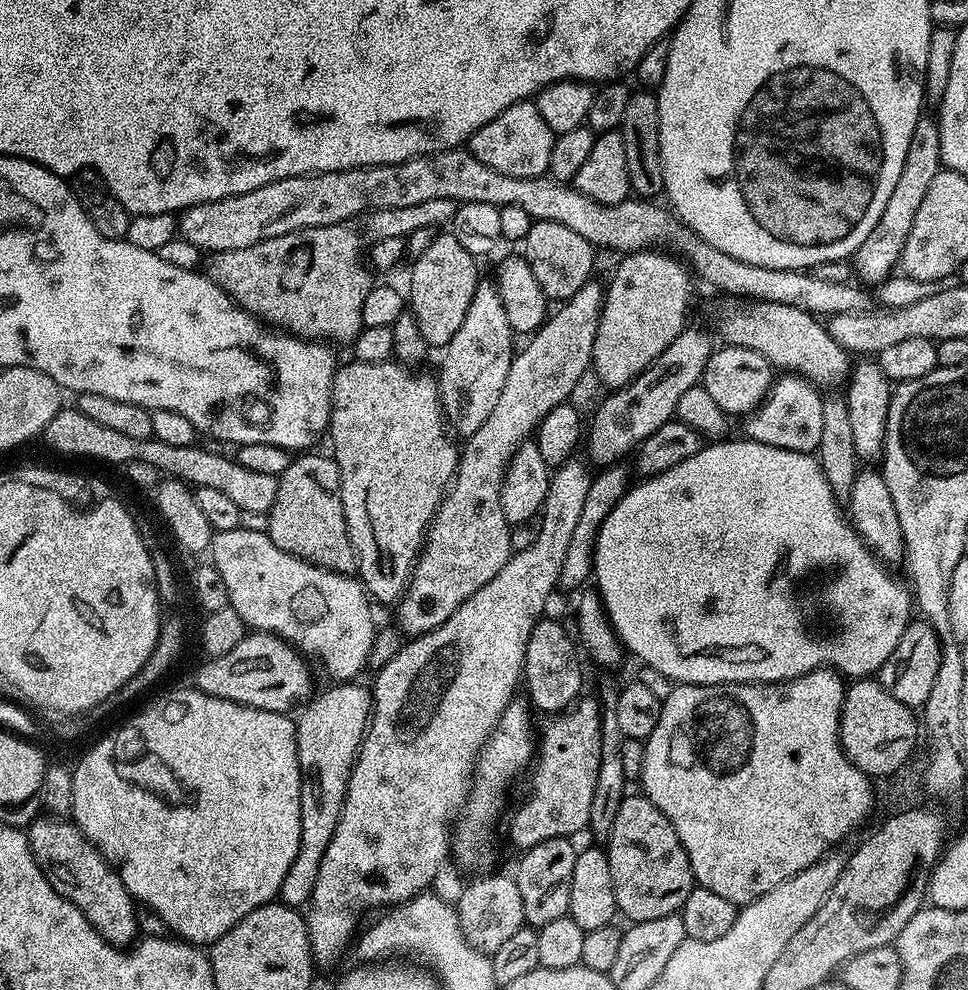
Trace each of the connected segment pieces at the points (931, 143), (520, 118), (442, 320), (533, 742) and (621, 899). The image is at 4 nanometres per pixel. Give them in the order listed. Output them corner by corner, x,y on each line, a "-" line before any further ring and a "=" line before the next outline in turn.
921,114
914,126
914,134
910,134
910,146
906,146
906,162
902,162
902,174
898,174
898,182
894,182
894,190
882,210
882,218
874,222
874,230
866,234
866,242
862,242
854,254
854,276
861,285
879,286
893,275
906,246
906,238
910,238
914,218
926,198
926,189
930,187
930,182
934,182
934,174
942,171
941,154
939,119
935,115
=
520,100
514,106
502,110
498,118
486,122
473,134
466,145
478,162
498,170
498,174
510,174
510,178
534,178
544,176
550,166
550,150
554,133
539,113
532,100
=
444,230
436,235
426,254
415,257
411,263
412,277
408,280
408,288
406,287
410,311
418,322
418,330
422,330
422,338
426,338
428,345
436,350
443,349
444,345
450,342
450,338
458,334
458,326
466,322
466,310
470,310
470,302
474,302
474,294
480,286
482,273
476,265
479,264
477,257
472,256
470,250
466,250
466,246
462,246
462,242
458,242
458,238
452,236
451,231
=
513,698
512,701
506,706
506,710
502,714
502,718
498,723
496,723
495,730
490,734
490,738
484,744
484,749
480,751
480,755
476,758
476,770
472,777
472,788
468,792
468,800
465,802
463,808
460,809
460,815
458,819
455,821
454,827
450,833
450,852
451,855
454,857
456,856
456,860
458,863
461,864
464,868
480,868
476,870
488,870
488,868
492,864
492,826
495,824
496,819
500,816
500,810
504,806
504,791
508,788
508,780
512,780
515,778
516,775
519,774
520,771
523,770
524,767
527,769
529,765
533,763
534,757
538,751
538,736
537,733
534,731
534,724
532,728
532,716
534,717
533,709
530,707
529,701
527,699
522,698
=
643,794
623,797
606,837
606,851
610,878
614,878
616,907
621,917
629,916
629,921
666,918
679,913
692,889
697,887
690,858
674,826
670,826
670,818

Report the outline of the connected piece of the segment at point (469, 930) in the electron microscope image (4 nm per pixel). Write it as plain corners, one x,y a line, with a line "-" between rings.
480,874
477,880
472,880
460,892
460,897
454,900
454,907
458,914
458,926
462,926
462,934
474,950
484,952
488,956
493,956
509,938
518,931
519,928
525,927
524,911
522,910
522,894
518,891
518,882
515,875
508,876
488,876
492,874

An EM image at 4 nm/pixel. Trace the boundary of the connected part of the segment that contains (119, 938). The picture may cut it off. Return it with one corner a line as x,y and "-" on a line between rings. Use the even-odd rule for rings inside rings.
37,818
26,829
32,857
38,862
44,877
62,898
66,898
116,948
127,949
137,939
137,901
122,886
122,878
104,860
75,823
64,818
-
44,819
44,820
43,820

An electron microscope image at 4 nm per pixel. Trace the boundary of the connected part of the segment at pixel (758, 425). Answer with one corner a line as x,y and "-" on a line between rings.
784,374
781,377
773,381
772,388
760,407
745,417
745,437
766,445
778,446
780,449
815,453
822,438
823,395
817,385
802,376

